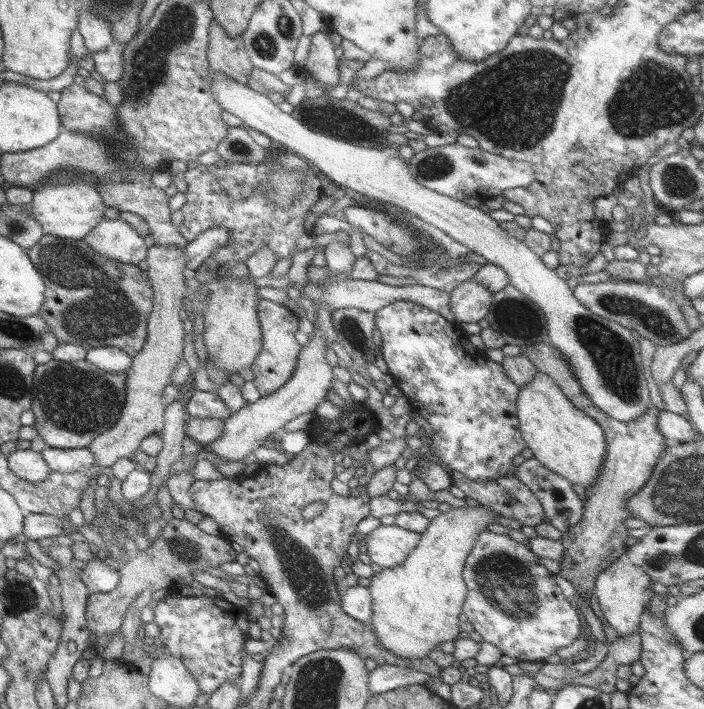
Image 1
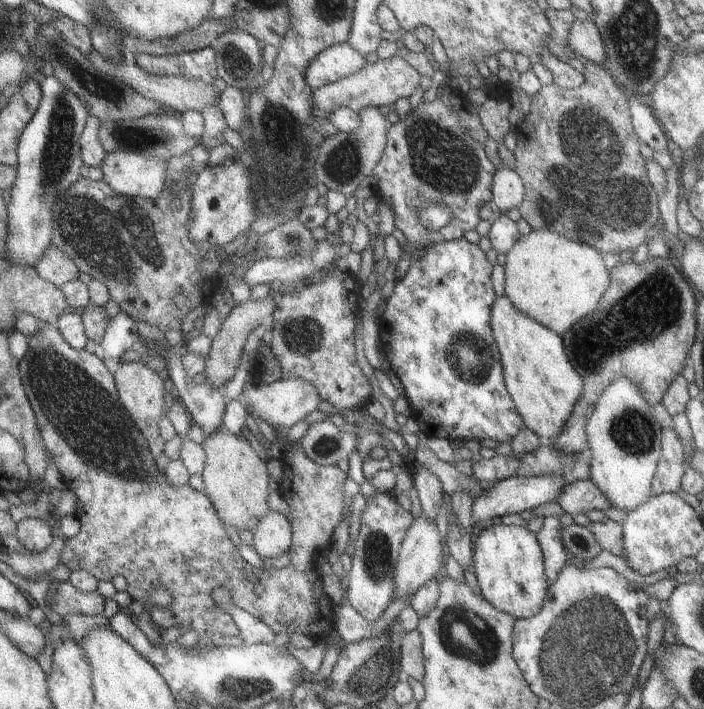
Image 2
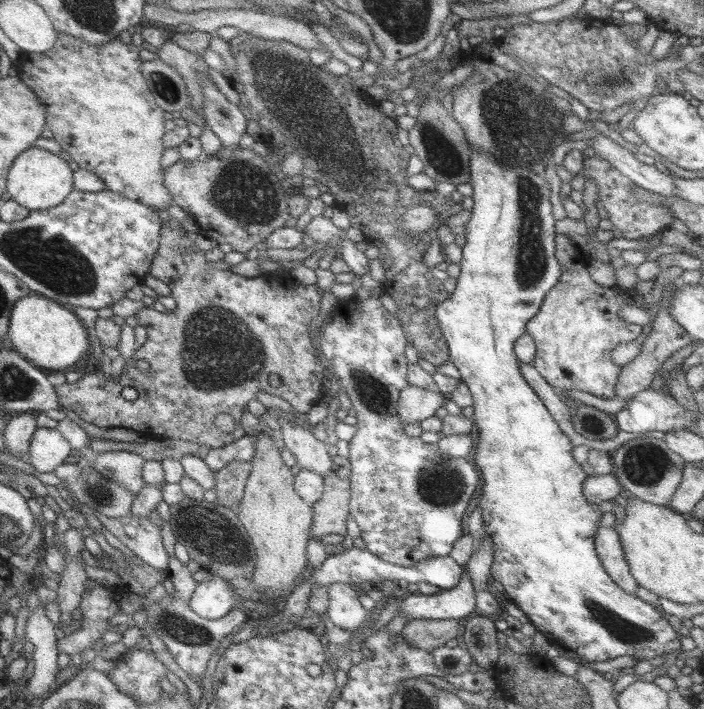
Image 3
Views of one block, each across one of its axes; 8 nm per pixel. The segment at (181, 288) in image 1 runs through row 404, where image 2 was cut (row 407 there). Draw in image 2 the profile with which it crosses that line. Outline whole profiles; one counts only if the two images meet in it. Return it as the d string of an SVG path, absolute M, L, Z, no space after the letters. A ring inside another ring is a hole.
M139 361L119 364L112 377L118 399L129 415L131 425L137 428L149 444L152 443L159 435L158 424L164 412L163 396L169 387L165 377Z

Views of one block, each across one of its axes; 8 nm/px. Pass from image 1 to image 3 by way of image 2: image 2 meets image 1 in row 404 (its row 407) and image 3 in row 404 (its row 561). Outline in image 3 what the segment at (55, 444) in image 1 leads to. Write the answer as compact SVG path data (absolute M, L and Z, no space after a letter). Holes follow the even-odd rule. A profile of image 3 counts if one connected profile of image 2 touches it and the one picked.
M171 217L160 224L157 251L148 274L167 285L175 301L175 308L165 313L155 311L148 303L130 320L147 332L143 344L135 349L132 360L145 360L149 369L140 371L133 362L125 363L115 381L91 365L75 382L54 386L60 406L77 414L83 422L99 428L131 429L144 439L175 438L197 442L203 450L209 450L245 436L240 425L230 434L223 434L213 425L213 418L216 414L229 414L233 421L238 422L242 412L247 411L247 402L257 400L256 394L260 390L282 398L299 414L306 413L321 401L323 366L313 355L311 338L307 333L307 326L319 314L322 292L317 285L285 286L272 278L269 282L265 278L241 278L230 269L213 268L206 260L205 252L193 246L190 235L186 234L179 221ZM269 374L279 376L277 387L269 385ZM124 386L131 386L137 391L134 400L127 401L121 397L120 390Z

